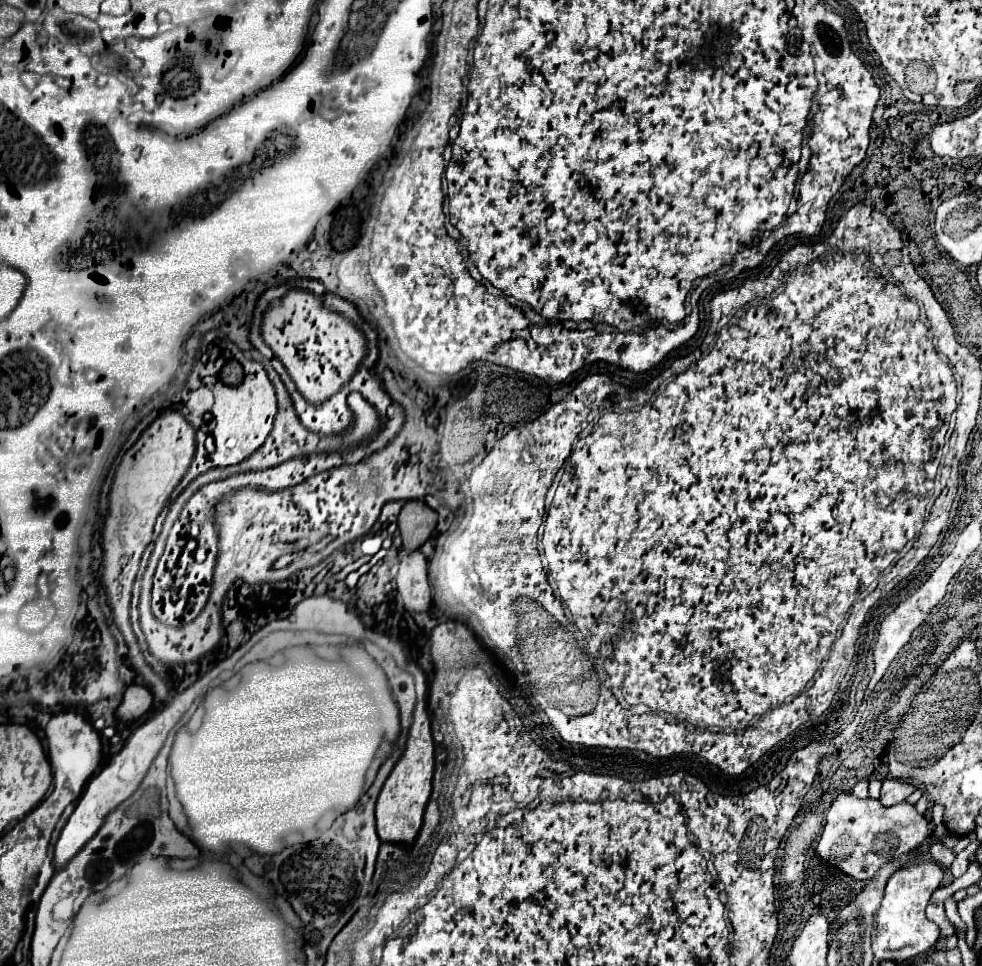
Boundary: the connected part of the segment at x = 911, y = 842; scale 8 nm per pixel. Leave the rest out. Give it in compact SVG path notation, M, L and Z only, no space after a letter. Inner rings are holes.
M845 791L835 797L827 813L827 823L821 831L815 853L823 865L835 867L855 881L867 881L885 861L907 855L911 849L919 847L925 841L927 831L927 819L907 801L883 807L879 801L857 799L853 793Z

